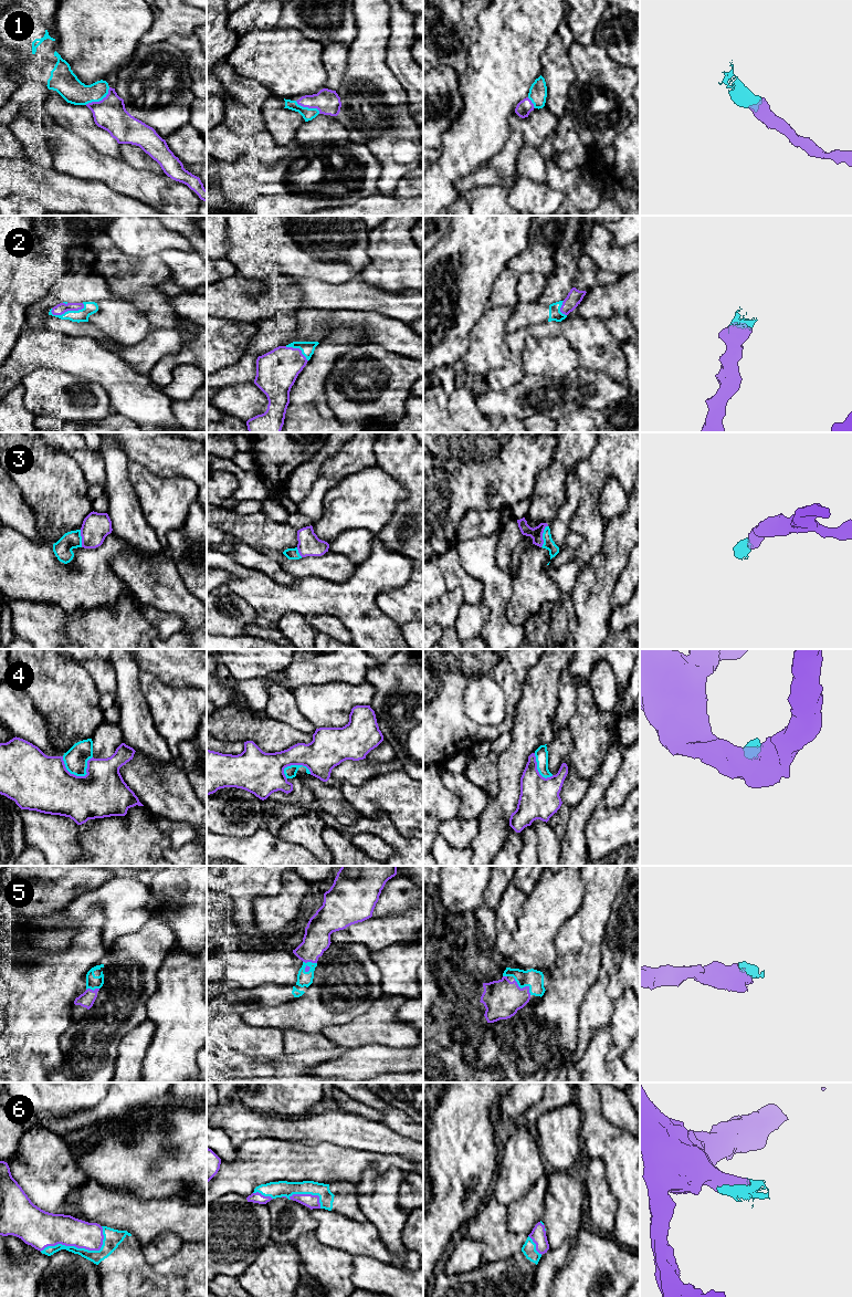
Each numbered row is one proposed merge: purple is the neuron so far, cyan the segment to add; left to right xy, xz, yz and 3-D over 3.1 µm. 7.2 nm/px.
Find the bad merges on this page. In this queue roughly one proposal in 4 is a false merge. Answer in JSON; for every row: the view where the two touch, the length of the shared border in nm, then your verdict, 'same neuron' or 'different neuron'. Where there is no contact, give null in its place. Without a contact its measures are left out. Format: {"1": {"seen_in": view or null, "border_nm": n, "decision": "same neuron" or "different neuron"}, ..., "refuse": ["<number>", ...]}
{"1": {"seen_in": "xy", "border_nm": 220, "decision": "same neuron"}, "2": {"seen_in": "xy", "border_nm": 260, "decision": "same neuron"}, "3": {"seen_in": "yz", "border_nm": 170, "decision": "same neuron"}, "4": {"seen_in": "xy", "border_nm": 220, "decision": "different neuron"}, "5": {"seen_in": "xz", "border_nm": 120, "decision": "same neuron"}, "6": {"seen_in": "xy", "border_nm": 500, "decision": "same neuron"}, "refuse": ["4"]}

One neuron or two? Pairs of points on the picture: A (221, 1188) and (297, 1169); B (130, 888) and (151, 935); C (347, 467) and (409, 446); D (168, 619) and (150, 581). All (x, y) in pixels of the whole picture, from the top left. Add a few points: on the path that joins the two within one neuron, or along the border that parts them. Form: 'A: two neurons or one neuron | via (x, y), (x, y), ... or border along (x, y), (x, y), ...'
A: one neuron | via (240, 1177), (250, 1169), (279, 1169)
B: two neurons | border along (153, 913), (137, 931), (130, 933)
C: two neurons | border along (374, 443), (374, 455), (377, 464)
D: two neurons | border along (140, 602), (176, 614), (182, 620), (183, 629)

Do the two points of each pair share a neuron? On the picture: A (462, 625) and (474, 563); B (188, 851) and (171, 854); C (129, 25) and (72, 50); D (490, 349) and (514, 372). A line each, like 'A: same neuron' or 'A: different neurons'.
A: different neurons
B: same neuron
C: same neuron
D: different neurons

